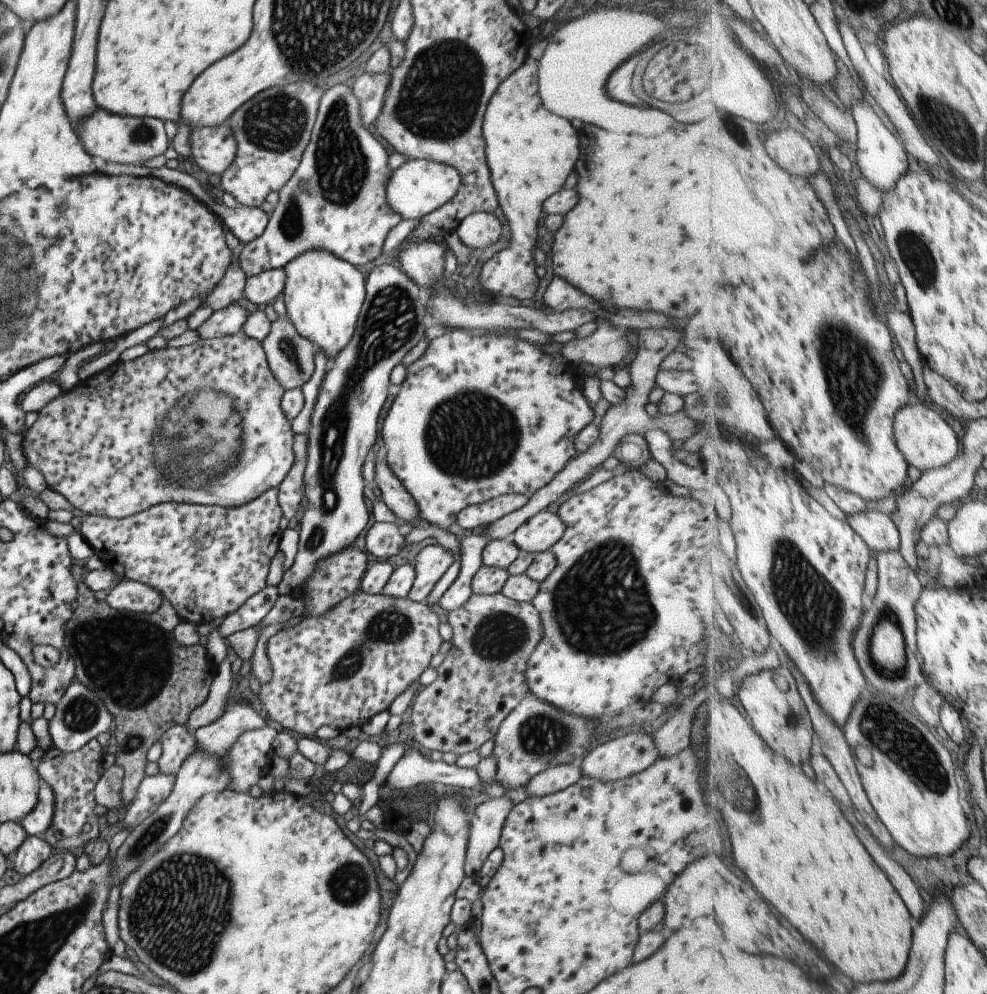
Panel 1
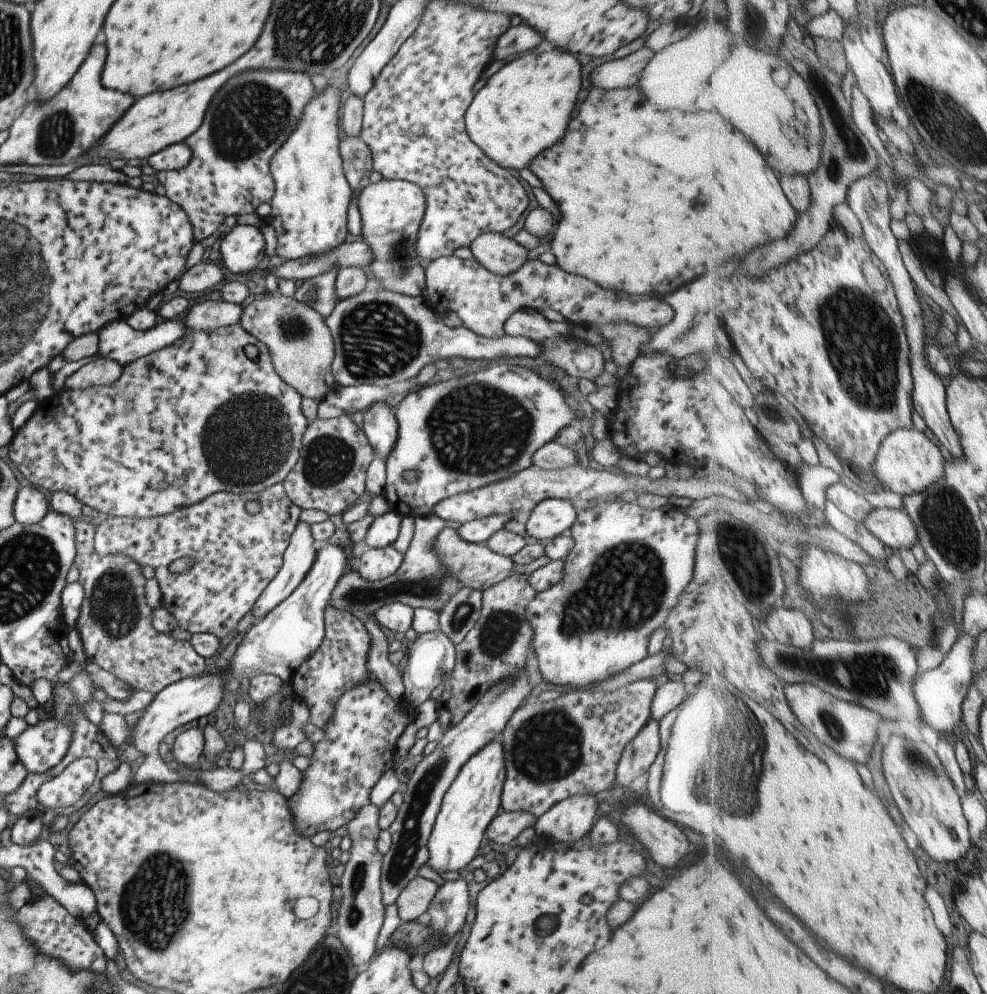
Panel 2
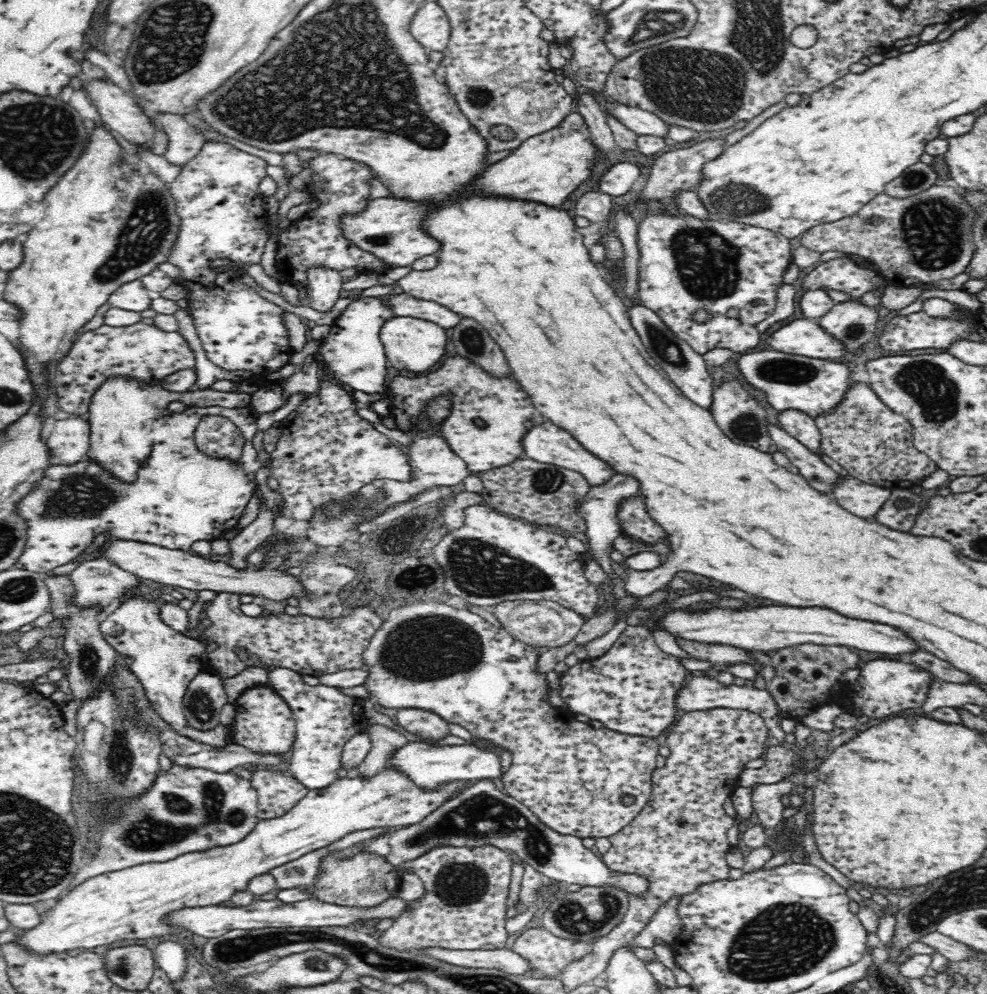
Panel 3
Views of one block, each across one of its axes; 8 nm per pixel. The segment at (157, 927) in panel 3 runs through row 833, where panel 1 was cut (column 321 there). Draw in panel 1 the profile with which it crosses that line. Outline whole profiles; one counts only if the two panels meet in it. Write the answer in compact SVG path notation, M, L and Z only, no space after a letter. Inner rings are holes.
M307 250L283 264L281 270L285 272L285 288L281 294L287 320L299 336L311 340L325 354L327 361L333 360L355 330L364 298L365 280L361 272L327 250Z

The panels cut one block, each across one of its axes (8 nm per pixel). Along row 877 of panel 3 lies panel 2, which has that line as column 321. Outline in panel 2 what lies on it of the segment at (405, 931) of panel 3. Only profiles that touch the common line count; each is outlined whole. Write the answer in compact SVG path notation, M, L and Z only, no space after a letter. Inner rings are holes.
M348 415L327 420L314 418L301 435L295 466L280 483L287 498L300 509L315 509L328 516L341 516L341 512L366 495L365 470L374 459L373 454L373 446Z

